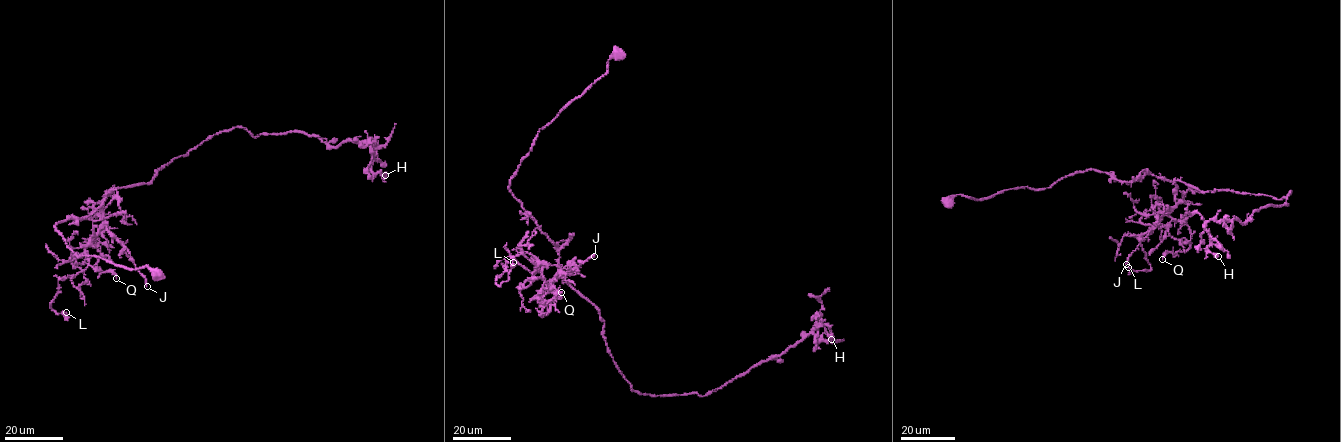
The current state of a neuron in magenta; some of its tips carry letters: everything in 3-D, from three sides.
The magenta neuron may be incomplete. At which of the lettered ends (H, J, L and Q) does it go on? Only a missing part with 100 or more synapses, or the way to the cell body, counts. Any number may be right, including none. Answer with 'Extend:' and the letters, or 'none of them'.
Extend: none of them

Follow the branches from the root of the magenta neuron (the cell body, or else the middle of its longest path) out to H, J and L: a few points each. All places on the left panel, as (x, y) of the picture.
H: (158, 274), (78, 257), (55, 225), (237, 127), (368, 142), (371, 170), (385, 175)
J: (158, 274), (147, 265), (132, 269), (78, 257), (55, 225), (91, 215), (109, 193), (102, 224), (147, 286)
L: (158, 274), (78, 257), (56, 231), (106, 193), (88, 265), (58, 280), (50, 308), (66, 312)

